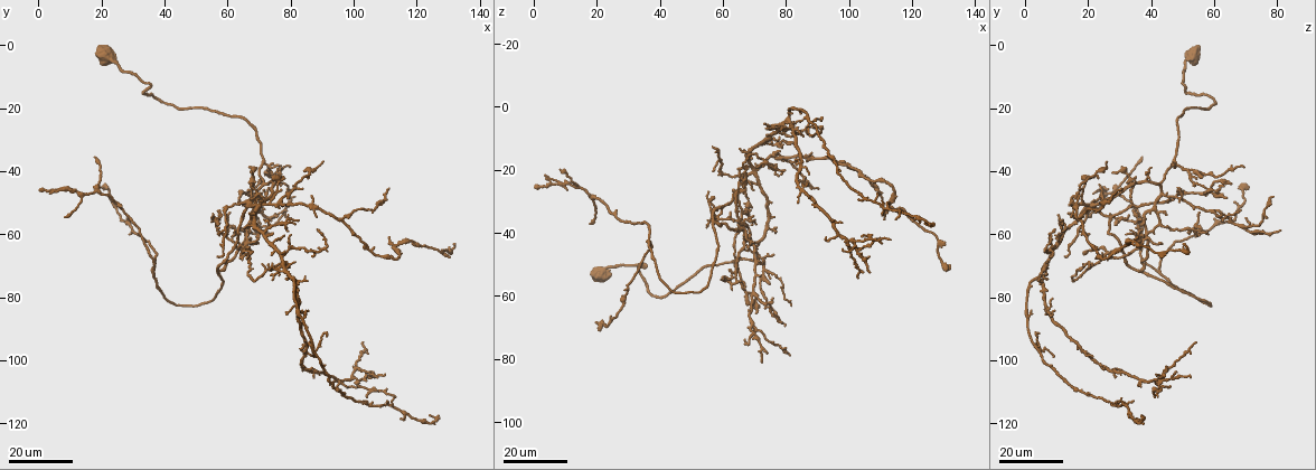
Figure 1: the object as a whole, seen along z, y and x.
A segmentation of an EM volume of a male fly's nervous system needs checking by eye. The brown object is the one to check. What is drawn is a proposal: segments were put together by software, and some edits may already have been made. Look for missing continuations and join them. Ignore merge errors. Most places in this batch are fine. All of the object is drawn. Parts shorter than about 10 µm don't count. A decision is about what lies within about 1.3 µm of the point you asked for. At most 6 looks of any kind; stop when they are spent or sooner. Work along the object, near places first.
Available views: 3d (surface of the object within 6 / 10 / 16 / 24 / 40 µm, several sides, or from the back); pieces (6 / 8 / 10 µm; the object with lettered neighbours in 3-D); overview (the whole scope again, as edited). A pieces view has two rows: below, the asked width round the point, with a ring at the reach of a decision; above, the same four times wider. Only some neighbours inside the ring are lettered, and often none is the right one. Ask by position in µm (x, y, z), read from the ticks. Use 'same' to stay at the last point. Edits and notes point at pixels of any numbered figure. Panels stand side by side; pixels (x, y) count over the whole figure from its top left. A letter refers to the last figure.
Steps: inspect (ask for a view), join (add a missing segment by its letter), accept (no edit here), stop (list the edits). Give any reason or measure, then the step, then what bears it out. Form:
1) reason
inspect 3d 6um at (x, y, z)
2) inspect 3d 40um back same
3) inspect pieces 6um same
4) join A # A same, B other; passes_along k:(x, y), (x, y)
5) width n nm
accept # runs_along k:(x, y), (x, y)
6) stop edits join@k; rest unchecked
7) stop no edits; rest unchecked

long arm stops here
inspect 3d 24um at (61, 53, 55)

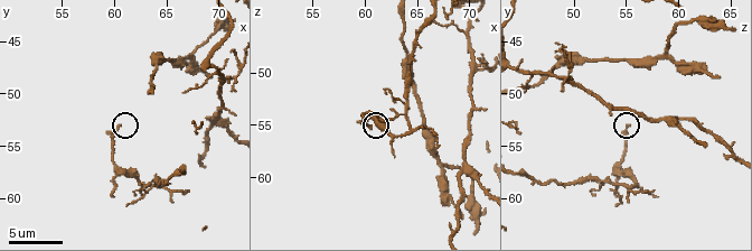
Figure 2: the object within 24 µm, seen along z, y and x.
what lies round it
inspect pieces 6um at (60.4, 53.0, 55.2)

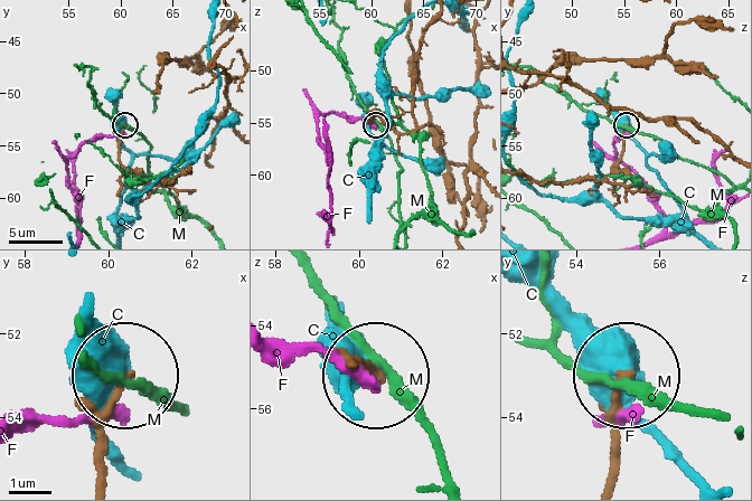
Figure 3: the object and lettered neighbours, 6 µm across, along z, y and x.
accept # C other, F other, M other; runs_along 3:(104, 476), (104, 413), (122, 384); no lettered segment goes on from it

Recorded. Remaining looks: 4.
tapers out
inspect 3d 24um at (74, 66, 10)

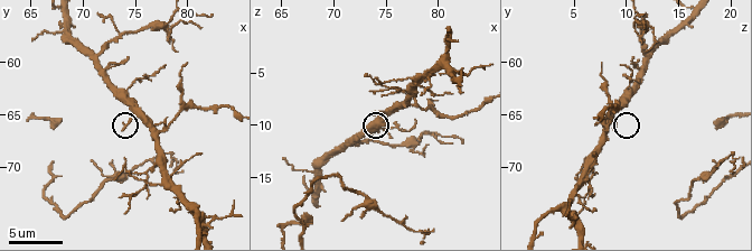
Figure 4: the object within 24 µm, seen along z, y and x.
inspect pieces 6um at (73.8, 66.2, 8.6)

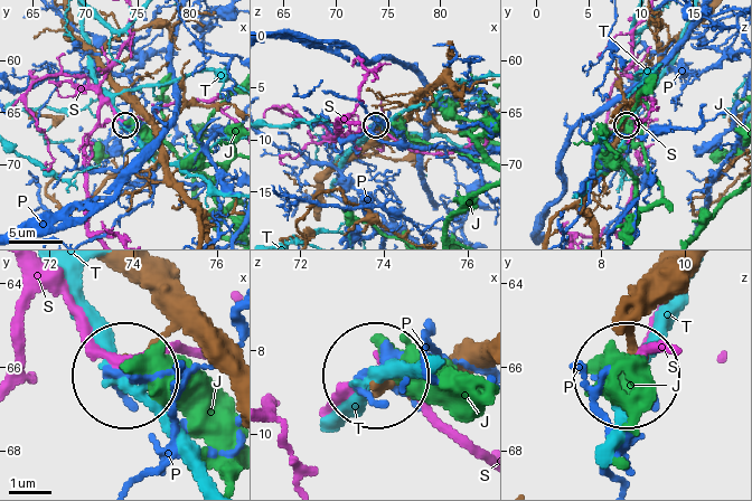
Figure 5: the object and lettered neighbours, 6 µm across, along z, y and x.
accept # J other, P other, S other, T other; no lettered segment goes on from it

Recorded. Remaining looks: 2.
branch stops here
inspect pieces 8um at (67.8, 65.8, 18.6)

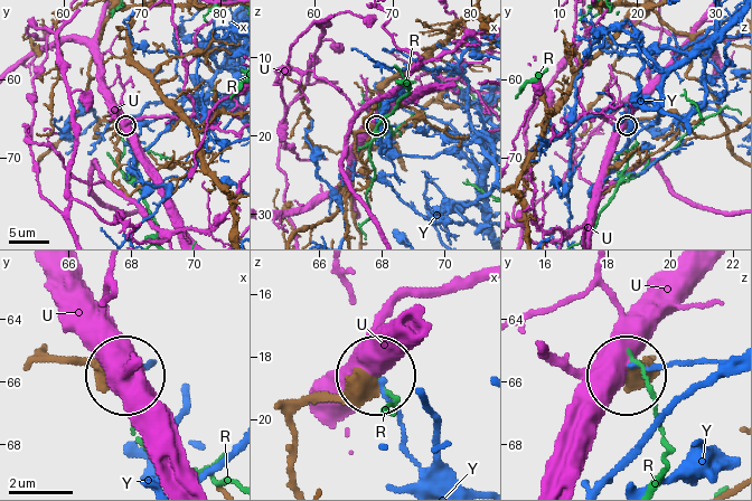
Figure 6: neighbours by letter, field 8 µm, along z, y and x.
accept # R other, U other, Y other; no lettered segment goes on from it

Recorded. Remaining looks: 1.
stop no edits; rest unchecked

